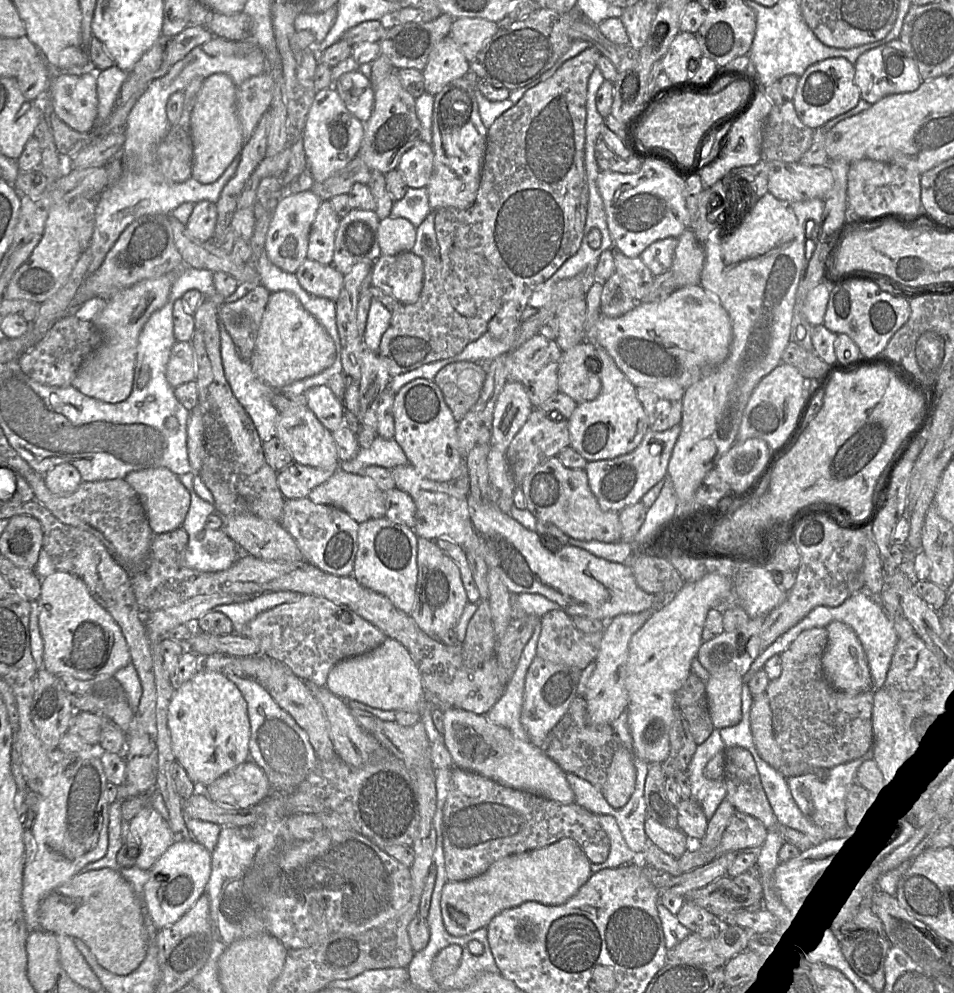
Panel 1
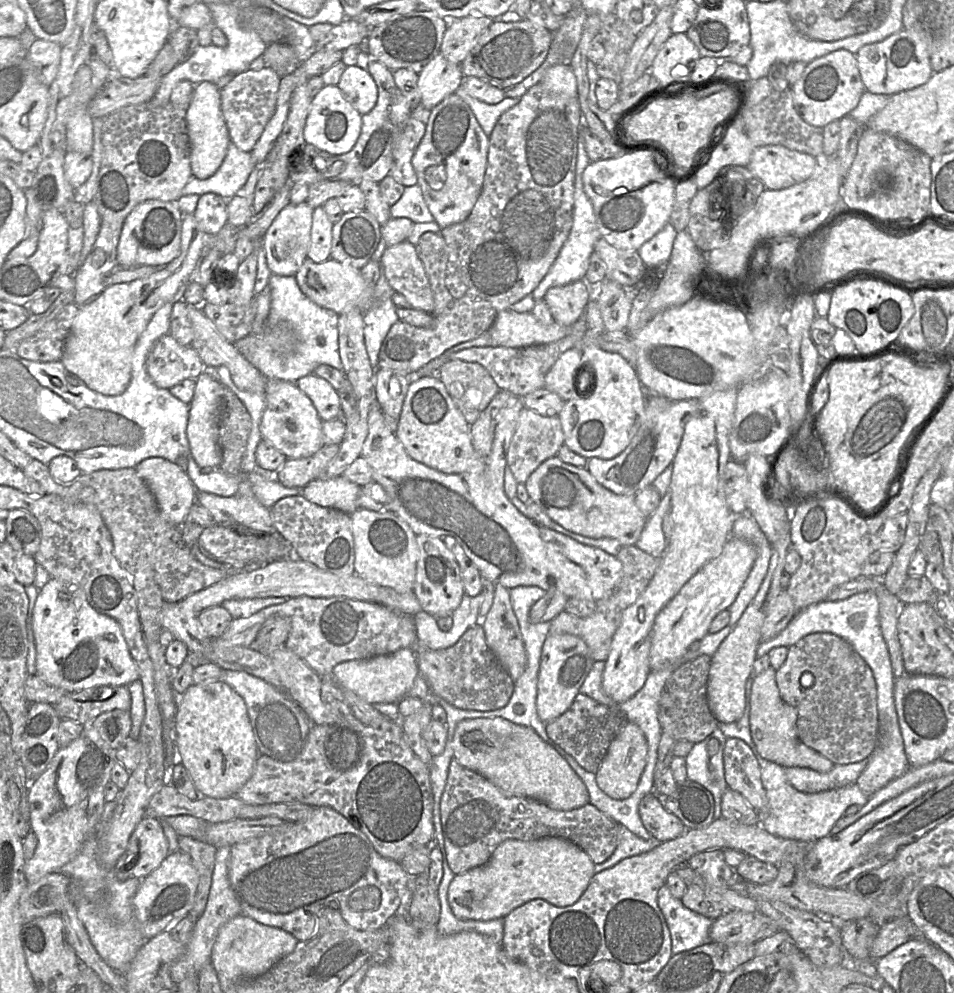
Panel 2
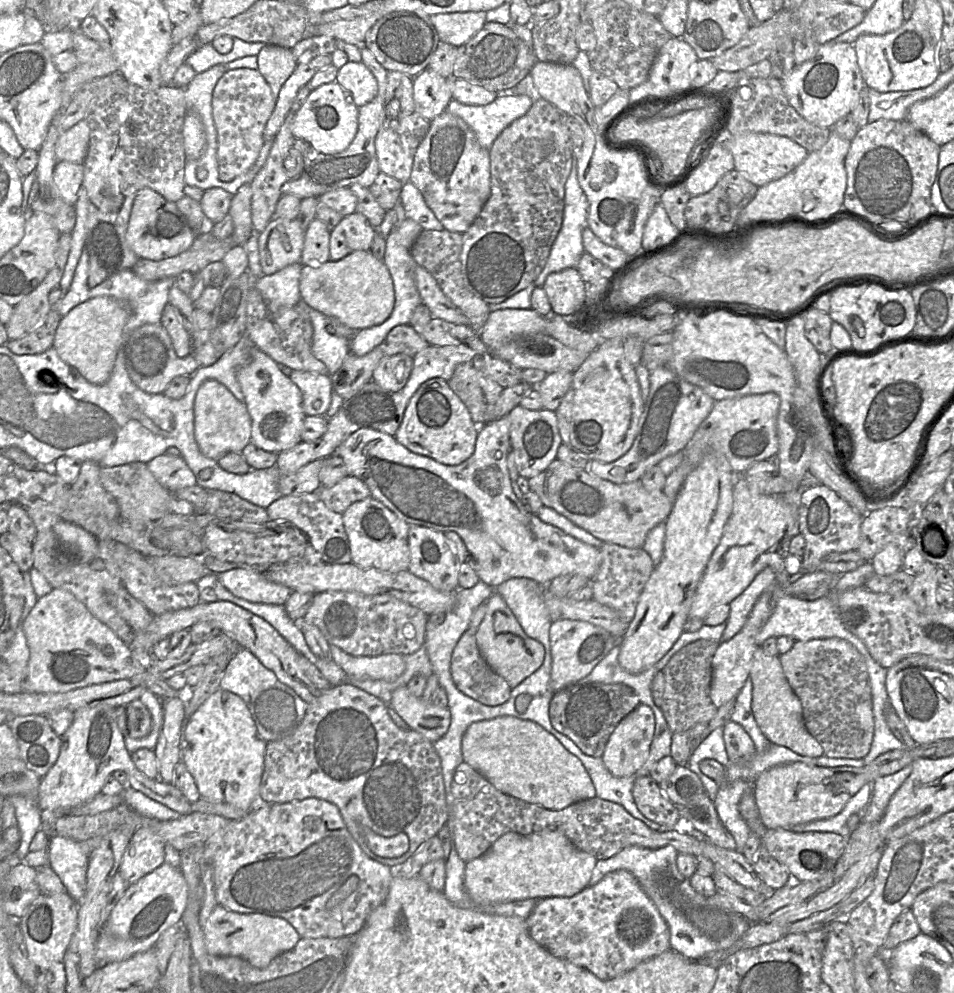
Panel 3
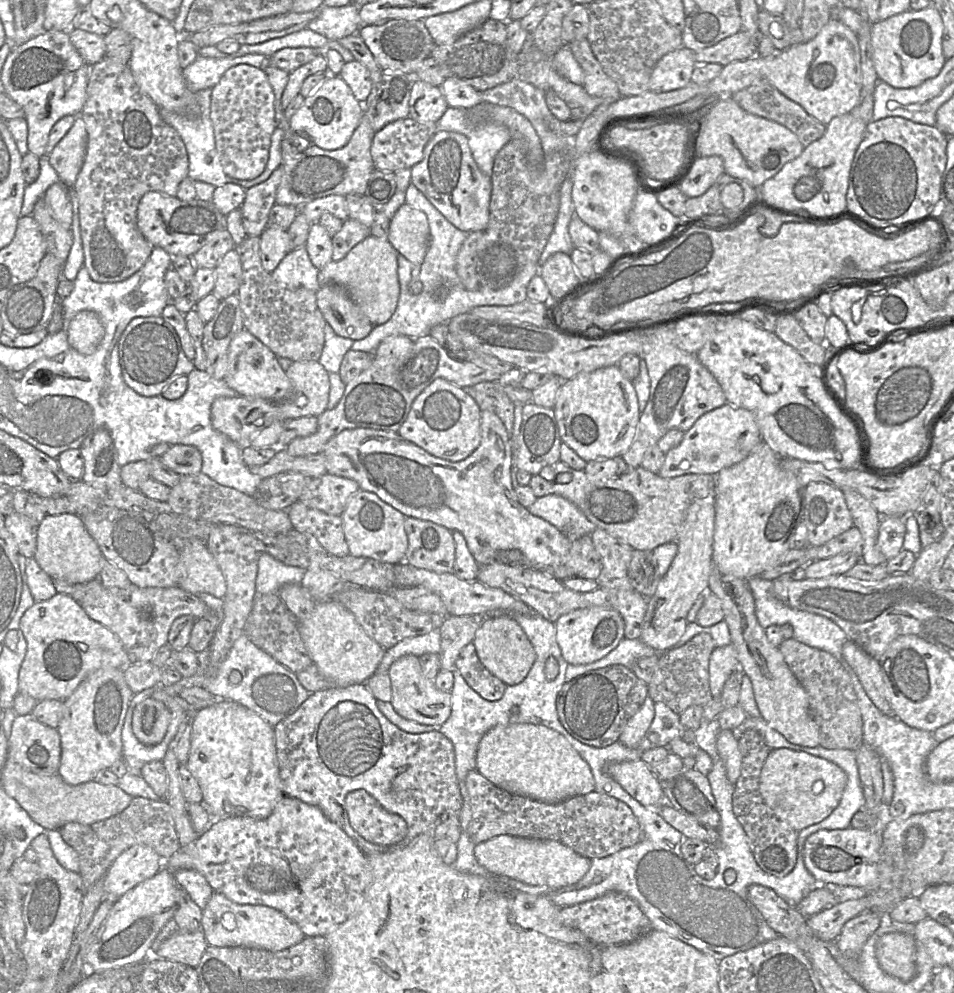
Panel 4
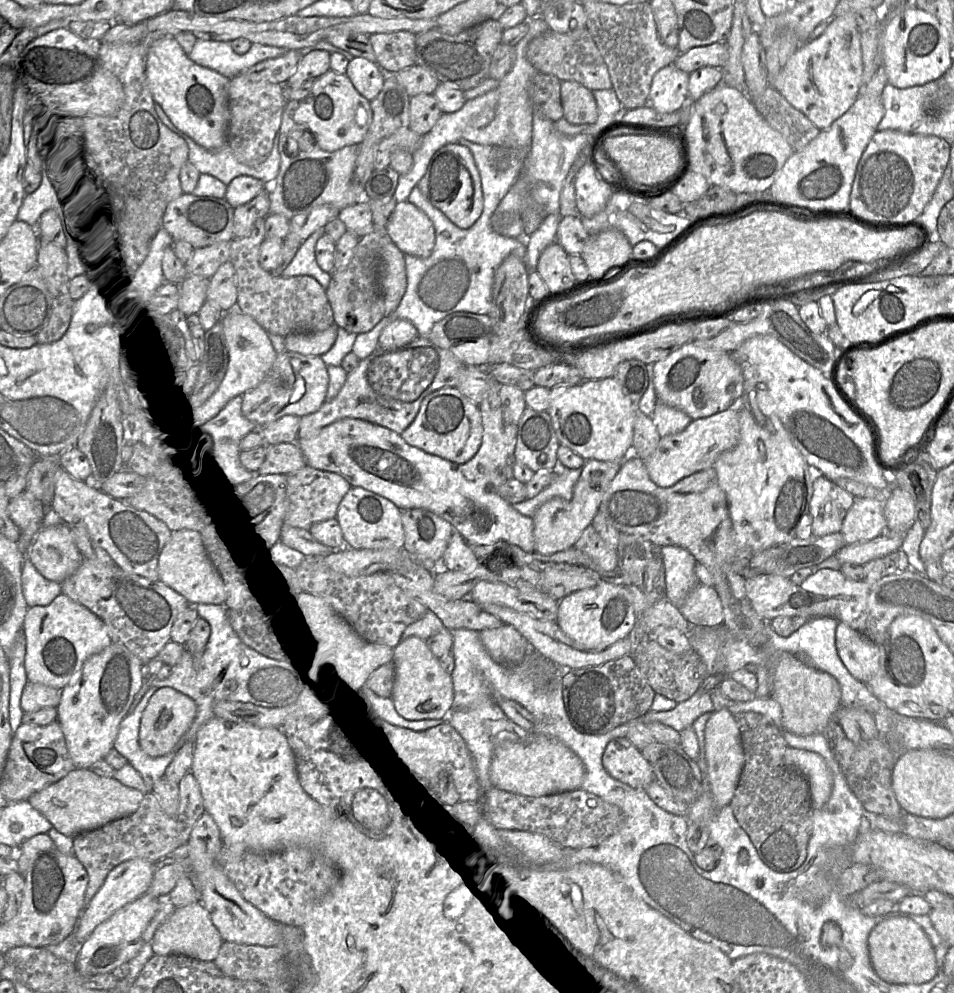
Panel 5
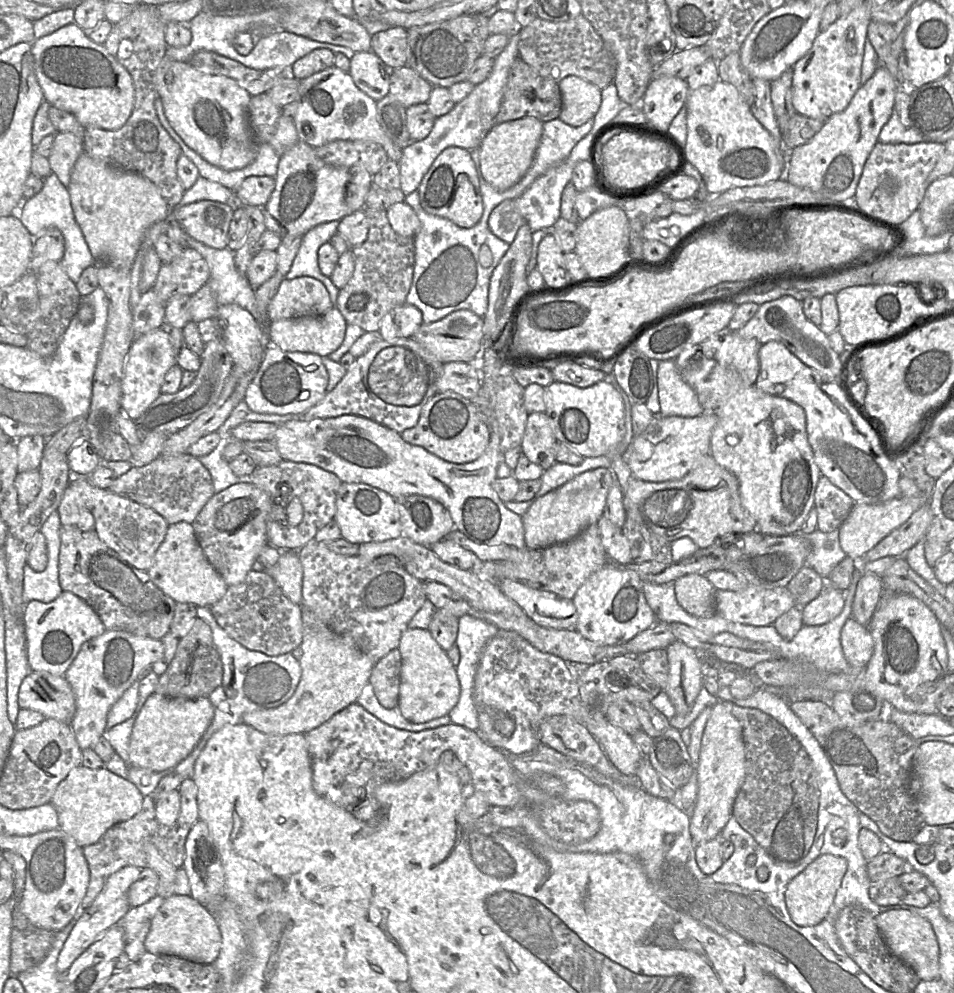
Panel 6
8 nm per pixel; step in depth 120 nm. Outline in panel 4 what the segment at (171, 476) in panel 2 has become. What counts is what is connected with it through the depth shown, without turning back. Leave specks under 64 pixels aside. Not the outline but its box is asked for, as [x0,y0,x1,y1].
[160,444,202,475]

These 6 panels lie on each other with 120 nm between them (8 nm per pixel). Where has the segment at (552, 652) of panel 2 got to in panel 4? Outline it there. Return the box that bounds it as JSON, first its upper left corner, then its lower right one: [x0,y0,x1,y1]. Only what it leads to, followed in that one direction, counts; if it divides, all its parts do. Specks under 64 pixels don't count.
[555,607,624,665]

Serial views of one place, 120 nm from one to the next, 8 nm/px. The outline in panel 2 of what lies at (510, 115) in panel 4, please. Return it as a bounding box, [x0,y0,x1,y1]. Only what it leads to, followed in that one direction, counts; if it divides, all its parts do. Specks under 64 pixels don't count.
[457,89,520,137]

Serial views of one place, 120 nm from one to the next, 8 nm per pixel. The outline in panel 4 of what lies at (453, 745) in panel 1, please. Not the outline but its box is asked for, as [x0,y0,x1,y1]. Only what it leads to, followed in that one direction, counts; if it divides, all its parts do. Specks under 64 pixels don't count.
[476,723,595,804]

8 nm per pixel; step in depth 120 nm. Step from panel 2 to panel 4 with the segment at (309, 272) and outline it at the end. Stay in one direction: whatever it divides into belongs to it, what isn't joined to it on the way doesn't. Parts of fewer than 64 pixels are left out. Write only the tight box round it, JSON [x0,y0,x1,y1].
[318,234,399,326]

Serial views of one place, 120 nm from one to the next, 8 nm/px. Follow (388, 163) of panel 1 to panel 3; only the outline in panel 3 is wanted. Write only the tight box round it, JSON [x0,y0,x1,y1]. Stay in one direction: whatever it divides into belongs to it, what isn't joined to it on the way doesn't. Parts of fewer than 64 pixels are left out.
[282,46,388,199]

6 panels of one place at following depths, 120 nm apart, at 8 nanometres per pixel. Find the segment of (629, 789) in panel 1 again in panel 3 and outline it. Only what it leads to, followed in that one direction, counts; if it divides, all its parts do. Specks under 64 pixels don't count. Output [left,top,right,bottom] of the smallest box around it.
[602,704,655,777]

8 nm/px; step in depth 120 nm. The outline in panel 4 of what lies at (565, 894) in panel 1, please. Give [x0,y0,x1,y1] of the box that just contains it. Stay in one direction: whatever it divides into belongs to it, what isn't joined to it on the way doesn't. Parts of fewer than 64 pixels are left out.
[474,835,591,889]

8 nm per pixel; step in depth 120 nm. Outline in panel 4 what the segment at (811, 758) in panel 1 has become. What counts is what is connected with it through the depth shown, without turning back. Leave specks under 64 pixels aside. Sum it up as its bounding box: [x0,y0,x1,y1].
[779,639,864,751]

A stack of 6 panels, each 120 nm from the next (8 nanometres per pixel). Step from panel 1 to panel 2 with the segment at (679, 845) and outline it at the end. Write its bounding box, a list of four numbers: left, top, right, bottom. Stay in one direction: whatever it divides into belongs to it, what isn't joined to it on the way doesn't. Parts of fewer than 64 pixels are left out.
[638,792,686,843]

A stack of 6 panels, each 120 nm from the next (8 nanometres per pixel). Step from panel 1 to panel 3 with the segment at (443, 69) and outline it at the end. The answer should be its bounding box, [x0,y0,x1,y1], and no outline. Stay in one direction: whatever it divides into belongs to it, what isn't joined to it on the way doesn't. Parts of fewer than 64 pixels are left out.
[414,68,452,121]

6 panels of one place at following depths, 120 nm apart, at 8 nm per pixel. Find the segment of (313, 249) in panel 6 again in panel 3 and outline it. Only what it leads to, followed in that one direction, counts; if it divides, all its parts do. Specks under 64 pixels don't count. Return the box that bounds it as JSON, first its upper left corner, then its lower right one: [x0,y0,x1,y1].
[253,264,303,314]

